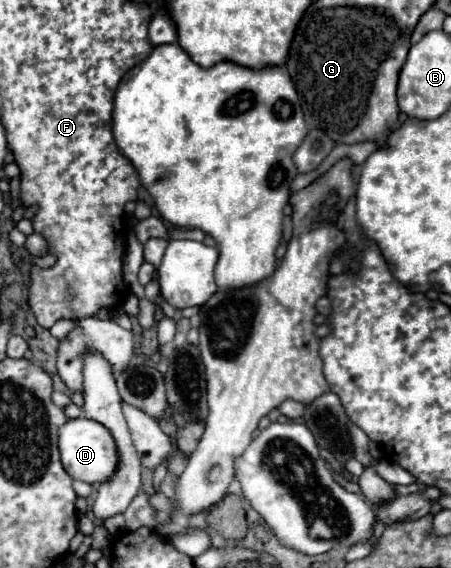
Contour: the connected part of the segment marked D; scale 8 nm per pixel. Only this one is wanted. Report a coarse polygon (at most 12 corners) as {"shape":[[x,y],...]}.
{"shape":[[83,416],[59,428],[65,472],[101,484],[117,468],[111,432]]}

